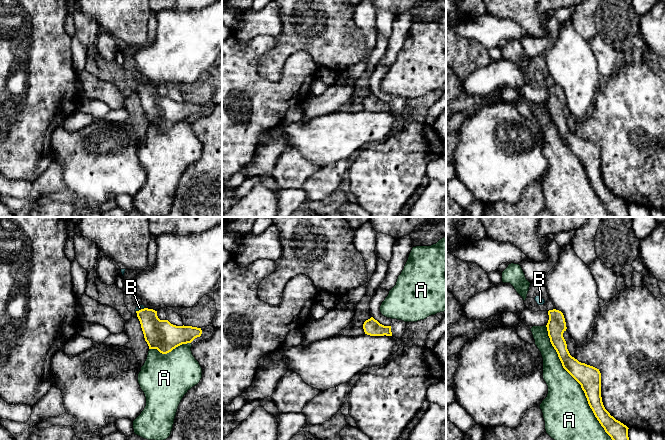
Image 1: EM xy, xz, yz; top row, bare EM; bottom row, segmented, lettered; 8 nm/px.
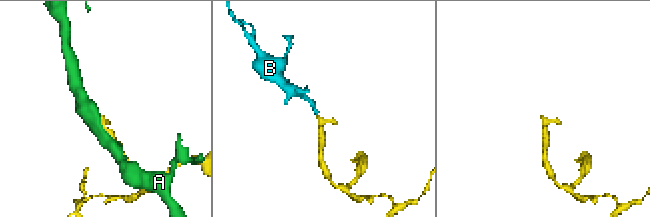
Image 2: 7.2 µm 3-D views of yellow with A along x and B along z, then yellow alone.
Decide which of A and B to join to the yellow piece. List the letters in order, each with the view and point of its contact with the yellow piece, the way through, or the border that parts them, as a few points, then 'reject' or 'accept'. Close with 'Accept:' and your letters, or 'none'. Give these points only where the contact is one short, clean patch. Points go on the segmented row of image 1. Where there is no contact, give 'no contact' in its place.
A: yz (578, 382) | reject
B: xy (141, 309) | across xy (159, 334), (152, 327), (141, 309), (139, 307) | accept
Accept: B

